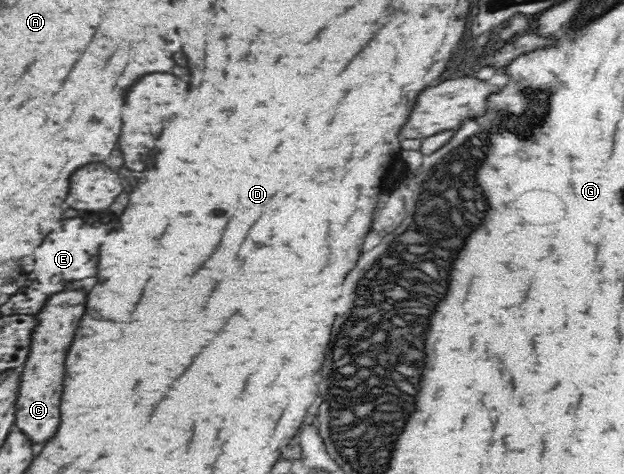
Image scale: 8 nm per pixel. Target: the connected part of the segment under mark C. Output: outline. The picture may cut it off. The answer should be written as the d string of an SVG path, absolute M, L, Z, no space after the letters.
M67 290L51 296L47 300L47 308L43 308L37 317L37 326L33 328L33 340L31 340L31 352L25 362L25 370L21 374L21 388L17 398L17 428L33 442L33 444L45 444L51 440L59 428L59 402L61 402L61 388L65 378L65 358L69 352L69 346L73 342L75 330L79 326L81 316L85 314L85 308L69 308L75 304L85 304L85 292L83 290Z

